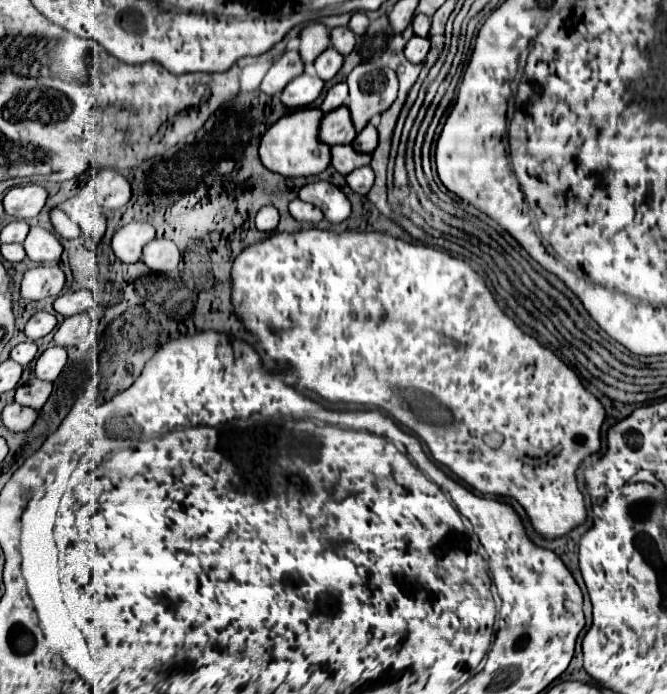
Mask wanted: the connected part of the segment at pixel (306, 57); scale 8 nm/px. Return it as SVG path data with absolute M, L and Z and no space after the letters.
M311 24L307 28L301 30L301 46L299 46L299 54L305 66L311 66L315 62L315 58L325 52L331 44L329 40L329 32L323 24Z

